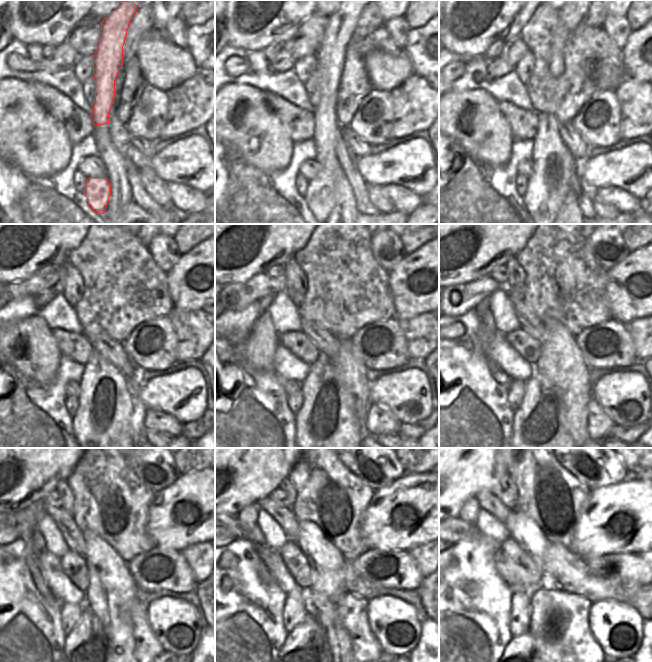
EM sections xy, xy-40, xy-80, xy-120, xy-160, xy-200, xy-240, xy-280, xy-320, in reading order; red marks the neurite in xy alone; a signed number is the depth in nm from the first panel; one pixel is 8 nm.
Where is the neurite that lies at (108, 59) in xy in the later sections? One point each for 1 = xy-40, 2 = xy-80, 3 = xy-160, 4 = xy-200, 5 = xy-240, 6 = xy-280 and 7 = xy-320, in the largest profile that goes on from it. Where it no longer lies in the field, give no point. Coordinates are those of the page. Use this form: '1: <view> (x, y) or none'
1: xy-40 (320, 195)
2: xy-80 (554, 176)
3: xy-160 (326, 400)
4: xy-200 (540, 424)
5: xy-240 (91, 647)
6: xy-280 (307, 651)
7: xy-320 (520, 651)

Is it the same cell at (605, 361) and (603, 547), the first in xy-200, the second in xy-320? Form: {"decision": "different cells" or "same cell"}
{"decision": "different cells"}

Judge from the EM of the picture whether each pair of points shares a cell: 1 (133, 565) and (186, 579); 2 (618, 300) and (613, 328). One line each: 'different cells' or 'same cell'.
1: same cell
2: different cells

